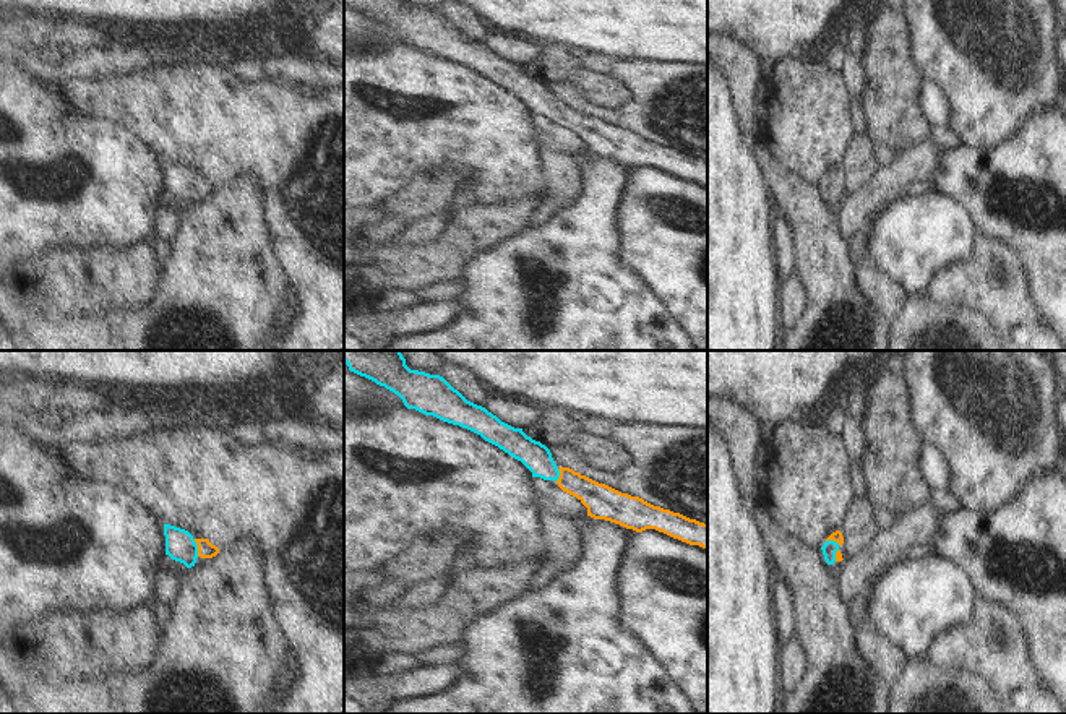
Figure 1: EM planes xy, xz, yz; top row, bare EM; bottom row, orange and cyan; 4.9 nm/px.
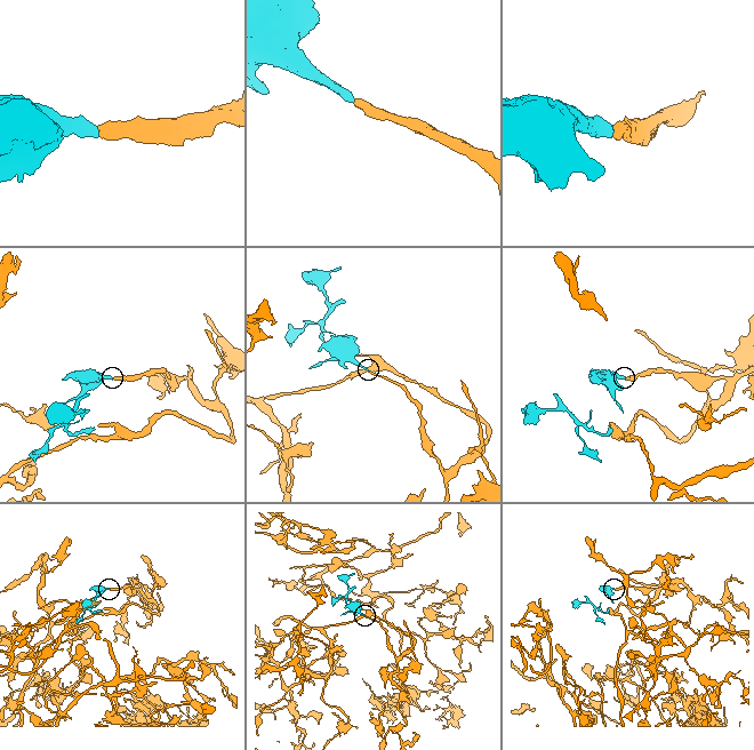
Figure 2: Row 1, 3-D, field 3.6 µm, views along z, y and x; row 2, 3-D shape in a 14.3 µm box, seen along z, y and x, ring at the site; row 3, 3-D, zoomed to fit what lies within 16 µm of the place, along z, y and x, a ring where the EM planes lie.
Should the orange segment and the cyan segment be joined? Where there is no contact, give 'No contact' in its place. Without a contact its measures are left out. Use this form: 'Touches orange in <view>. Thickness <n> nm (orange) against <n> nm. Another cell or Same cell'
Touches orange in xy. Thickness 80 nm (orange) against 150 nm. Same cell.

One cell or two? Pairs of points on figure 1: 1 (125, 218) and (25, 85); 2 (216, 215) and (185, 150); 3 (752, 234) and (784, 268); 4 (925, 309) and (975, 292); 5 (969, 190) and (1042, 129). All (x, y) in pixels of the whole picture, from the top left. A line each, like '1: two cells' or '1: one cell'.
1: one cell
2: two cells
3: two cells
4: two cells
5: one cell

